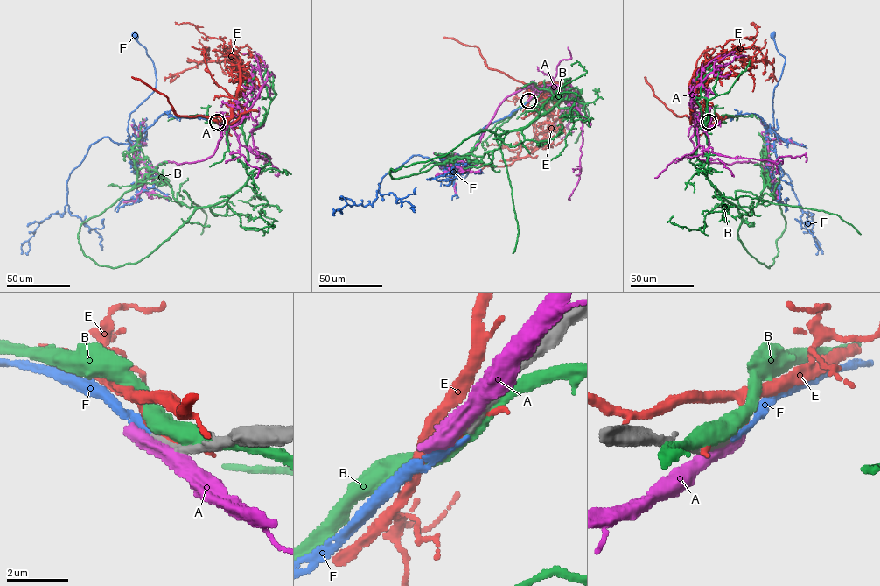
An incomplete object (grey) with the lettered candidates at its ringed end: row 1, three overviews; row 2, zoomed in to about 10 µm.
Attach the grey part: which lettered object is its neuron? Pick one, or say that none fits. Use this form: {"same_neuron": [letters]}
{"same_neuron": ["F"]}

